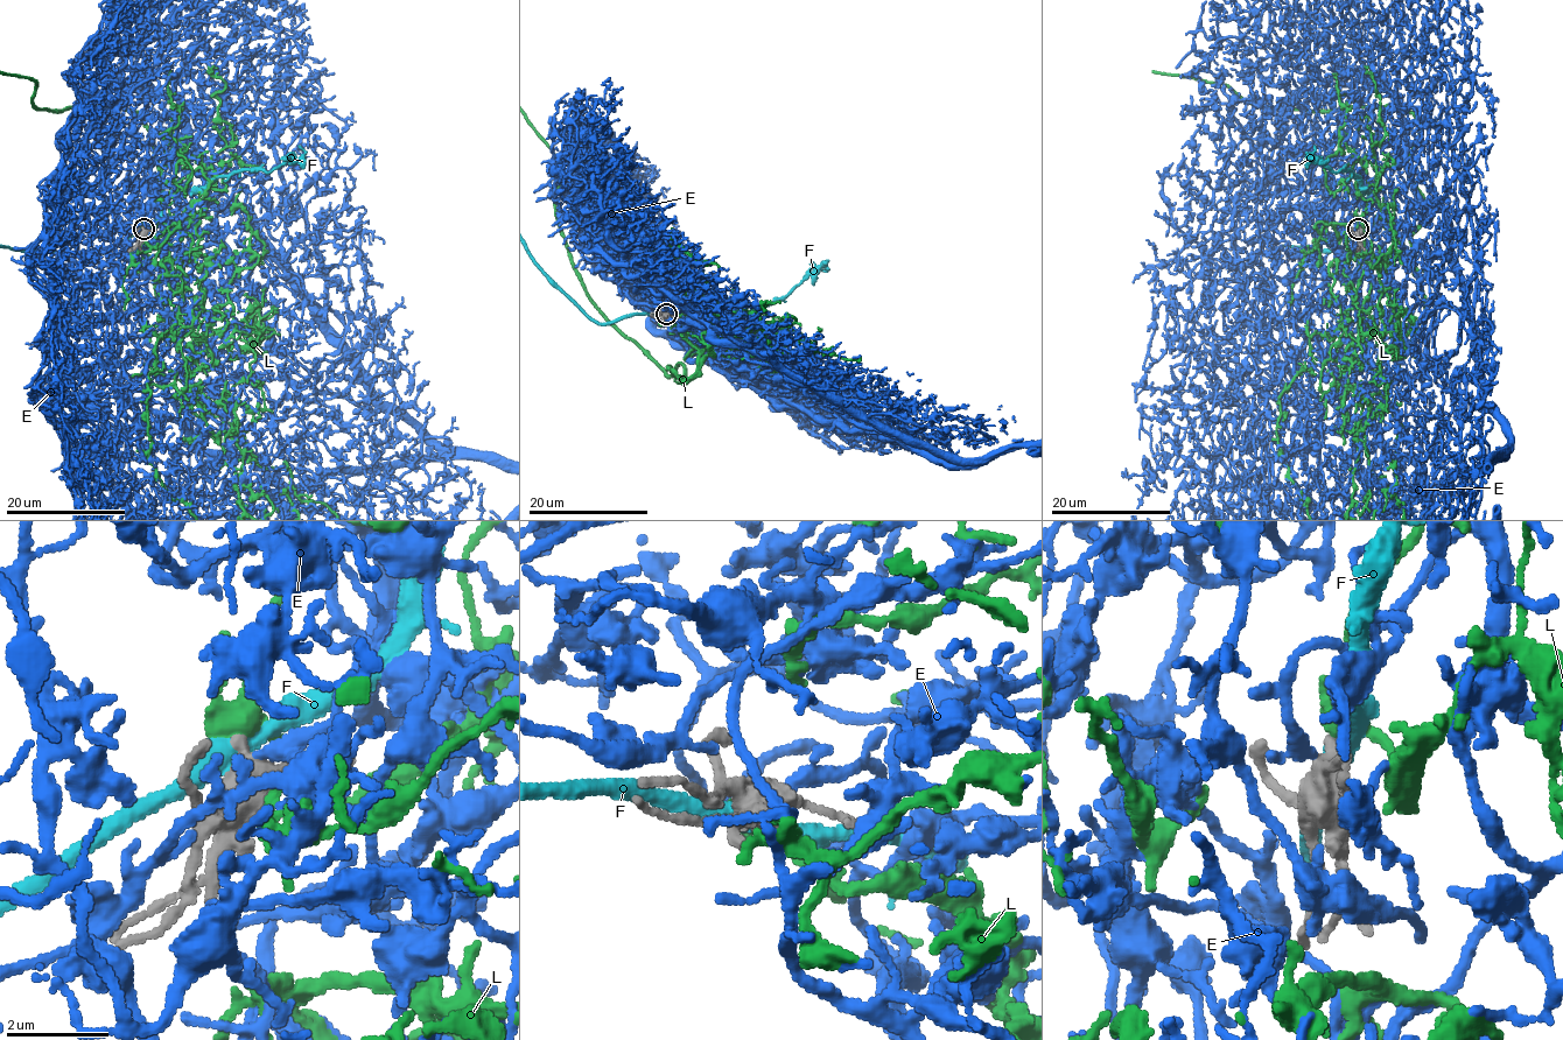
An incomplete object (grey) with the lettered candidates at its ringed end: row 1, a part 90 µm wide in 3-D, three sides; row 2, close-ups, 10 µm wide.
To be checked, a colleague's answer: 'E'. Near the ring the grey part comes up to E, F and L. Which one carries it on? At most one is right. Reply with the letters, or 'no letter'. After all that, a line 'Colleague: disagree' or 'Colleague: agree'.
E
Colleague: agree

